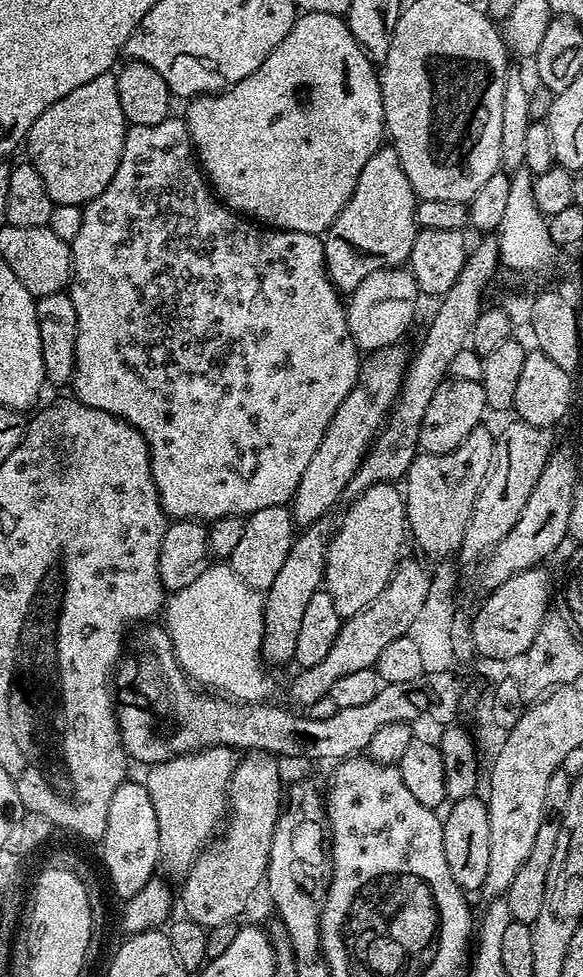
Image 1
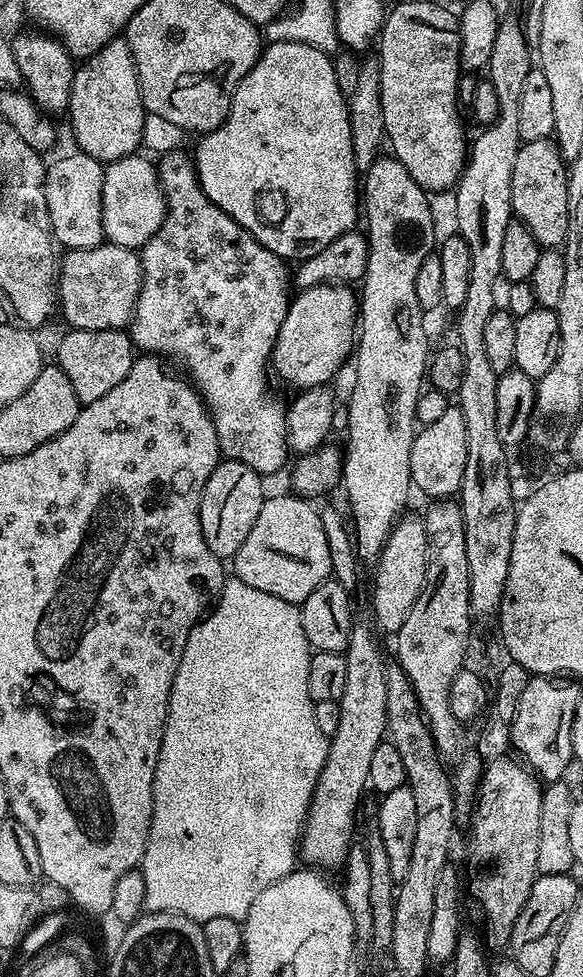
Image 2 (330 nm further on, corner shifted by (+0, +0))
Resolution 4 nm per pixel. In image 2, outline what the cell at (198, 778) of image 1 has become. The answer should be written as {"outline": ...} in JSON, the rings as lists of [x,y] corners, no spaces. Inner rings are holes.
{"outline":[[[235,578],[225,579],[215,600],[216,605],[213,608],[211,605],[207,615],[190,630],[190,638],[186,638],[186,650],[182,650],[182,662],[178,662],[178,674],[174,674],[158,766],[154,770],[152,821],[142,861],[146,882],[145,909],[148,912],[173,912],[197,922],[210,918],[243,921],[250,906],[254,906],[254,898],[258,898],[266,886],[274,886],[274,882],[286,878],[297,867],[298,845],[304,821],[308,819],[308,807],[312,805],[312,795],[322,774],[322,766],[326,766],[330,743],[330,738],[318,730],[318,722],[314,722],[314,702],[306,686],[313,649],[308,647],[306,630],[302,630],[299,607],[282,598],[274,598],[274,594],[254,590],[254,586],[246,586],[246,582]]]}

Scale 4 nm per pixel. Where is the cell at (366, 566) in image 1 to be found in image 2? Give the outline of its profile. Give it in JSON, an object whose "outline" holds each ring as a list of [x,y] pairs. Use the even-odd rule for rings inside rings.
{"outline":[[[401,515],[386,538],[386,546],[380,552],[380,559],[375,561],[376,577],[372,580],[372,612],[375,623],[381,633],[394,634],[406,622],[410,610],[414,610],[414,602],[418,602],[418,594],[426,578],[428,565],[428,539],[426,526],[418,515]]]}

